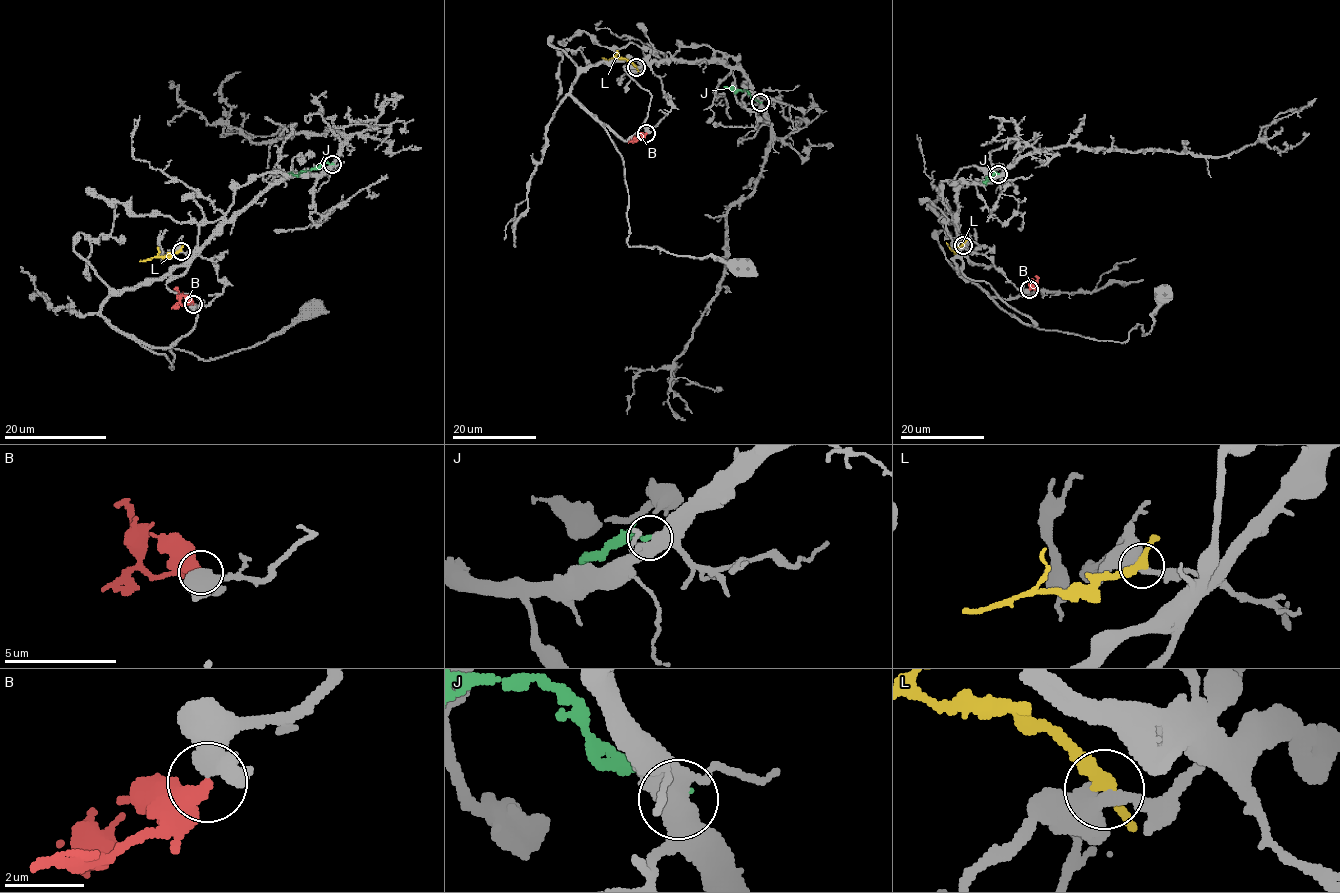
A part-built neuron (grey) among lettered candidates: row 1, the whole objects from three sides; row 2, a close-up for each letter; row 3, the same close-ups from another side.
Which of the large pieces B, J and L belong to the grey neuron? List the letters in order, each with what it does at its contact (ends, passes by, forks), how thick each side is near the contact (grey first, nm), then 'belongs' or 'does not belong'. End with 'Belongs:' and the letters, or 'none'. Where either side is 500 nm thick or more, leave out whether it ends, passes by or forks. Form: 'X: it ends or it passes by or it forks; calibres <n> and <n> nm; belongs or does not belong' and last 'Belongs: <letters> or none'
B: it ends; calibres 420 and 480 nm; belongs
J: it ends; calibres 440 and 200 nm; does not belong
L: it passes by; calibres 440 and 320 nm; does not belong
Belongs: B

